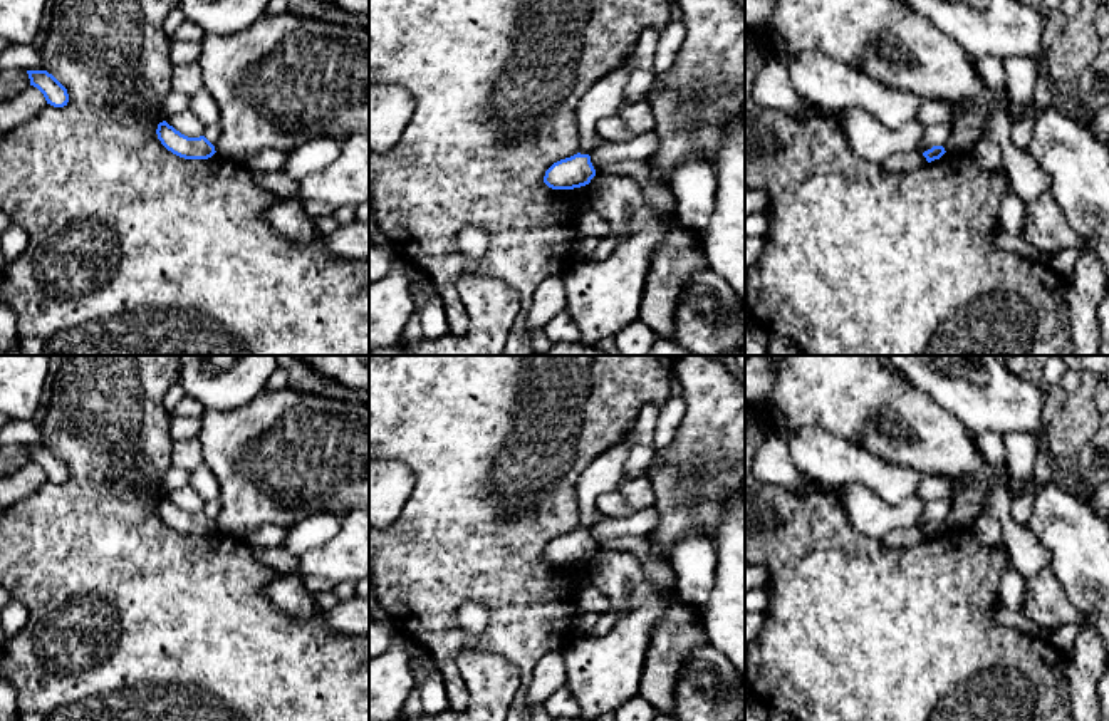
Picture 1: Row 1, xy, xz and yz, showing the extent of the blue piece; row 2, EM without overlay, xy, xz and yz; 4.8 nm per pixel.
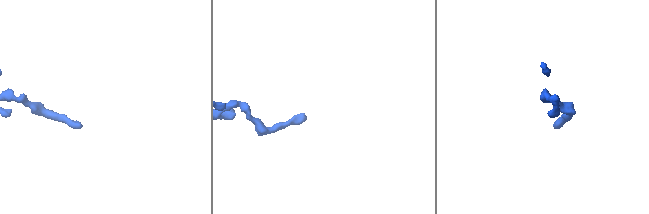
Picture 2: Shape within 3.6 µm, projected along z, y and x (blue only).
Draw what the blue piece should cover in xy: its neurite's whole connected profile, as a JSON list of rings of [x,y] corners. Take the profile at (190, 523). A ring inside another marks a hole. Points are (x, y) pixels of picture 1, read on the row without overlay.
[[[166,496],[158,500],[156,510],[168,526],[185,535],[208,535],[216,528],[205,511],[188,513]]]

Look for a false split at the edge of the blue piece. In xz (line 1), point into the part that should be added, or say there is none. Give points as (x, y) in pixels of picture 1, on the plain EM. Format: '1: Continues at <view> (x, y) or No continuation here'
1: No continuation here

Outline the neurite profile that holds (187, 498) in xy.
[[[190,485],[166,493],[166,498],[188,513],[203,511],[206,503]]]

